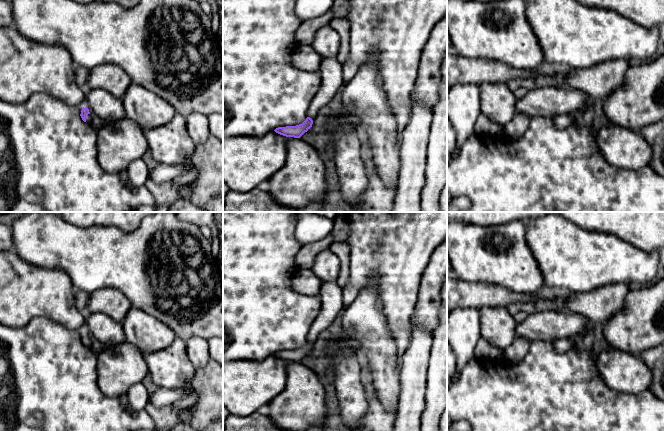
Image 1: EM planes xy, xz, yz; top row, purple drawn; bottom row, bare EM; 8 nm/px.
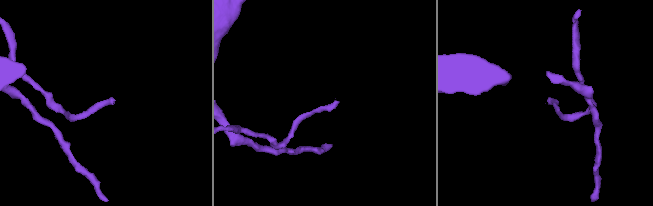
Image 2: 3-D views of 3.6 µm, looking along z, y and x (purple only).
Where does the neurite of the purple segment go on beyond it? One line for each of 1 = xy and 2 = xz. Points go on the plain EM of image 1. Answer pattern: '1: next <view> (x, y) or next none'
1: next xy (89, 341)
2: next xz (330, 293)

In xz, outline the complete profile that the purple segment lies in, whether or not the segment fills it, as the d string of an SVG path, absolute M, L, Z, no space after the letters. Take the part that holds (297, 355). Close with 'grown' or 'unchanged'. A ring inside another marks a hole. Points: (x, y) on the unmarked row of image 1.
M337 281L324 282L320 288L321 309L310 328L306 344L296 350L278 351L274 355L286 361L300 362L313 348L319 334L332 324L338 313L344 309L342 288Z | grown

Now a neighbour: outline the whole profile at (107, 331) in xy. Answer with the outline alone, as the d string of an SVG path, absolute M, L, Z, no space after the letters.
M92 313L85 320L85 330L103 346L125 342L122 323L115 321L104 313Z

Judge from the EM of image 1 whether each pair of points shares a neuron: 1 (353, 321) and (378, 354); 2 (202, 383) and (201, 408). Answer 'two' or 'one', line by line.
1: one
2: one

